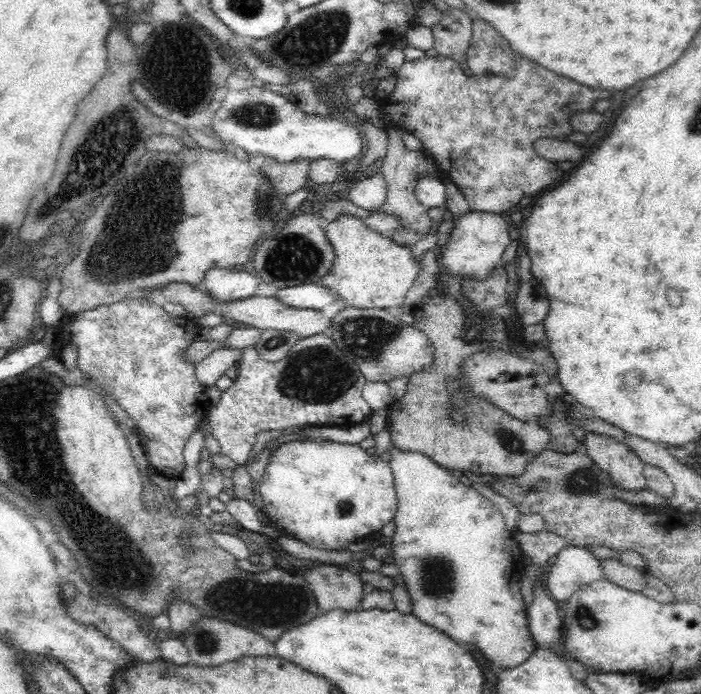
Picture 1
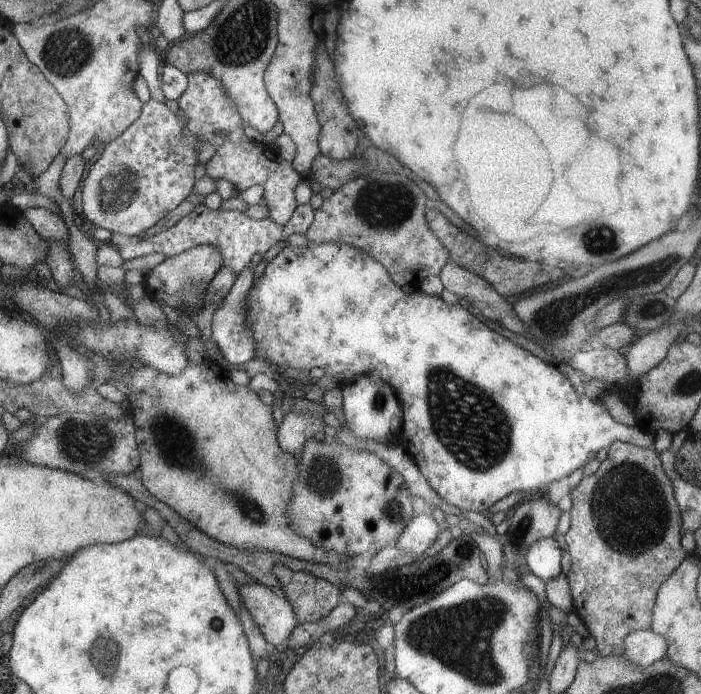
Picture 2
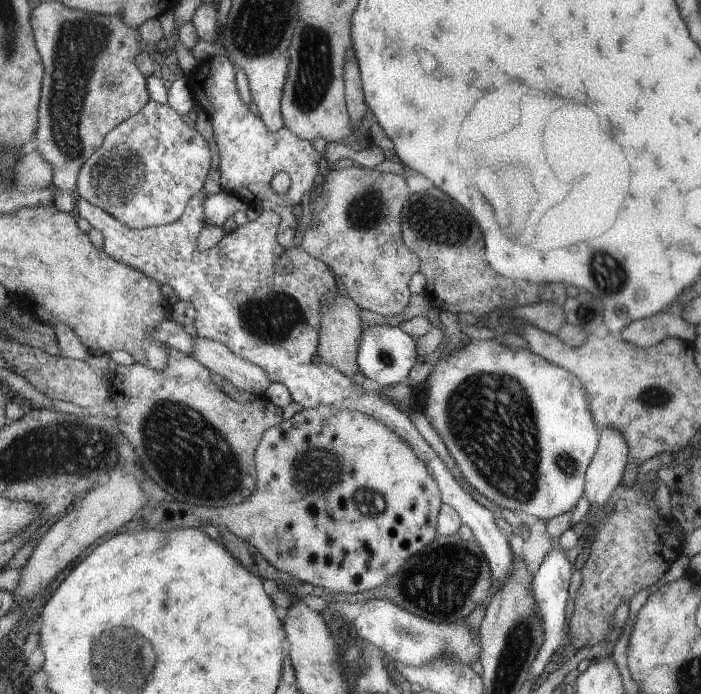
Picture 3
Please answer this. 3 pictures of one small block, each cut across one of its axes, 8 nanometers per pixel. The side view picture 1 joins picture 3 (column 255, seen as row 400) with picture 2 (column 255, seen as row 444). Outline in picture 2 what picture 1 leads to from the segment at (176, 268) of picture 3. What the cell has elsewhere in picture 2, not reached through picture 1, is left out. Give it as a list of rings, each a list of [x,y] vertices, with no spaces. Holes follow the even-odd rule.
[[[203,203],[198,204],[186,216],[177,220],[173,226],[161,230],[153,236],[141,238],[140,235],[126,236],[112,233],[109,243],[118,251],[121,259],[133,259],[142,255],[161,253],[165,257],[180,254],[187,249],[199,244],[211,244],[221,254],[221,266],[230,267],[235,276],[241,274],[254,254],[264,256],[265,253],[278,242],[288,245],[288,236],[291,234],[304,234],[313,221],[314,211],[309,204],[299,205],[287,224],[279,226],[274,224],[268,217],[251,219],[244,213],[235,210],[221,209],[208,210]]]

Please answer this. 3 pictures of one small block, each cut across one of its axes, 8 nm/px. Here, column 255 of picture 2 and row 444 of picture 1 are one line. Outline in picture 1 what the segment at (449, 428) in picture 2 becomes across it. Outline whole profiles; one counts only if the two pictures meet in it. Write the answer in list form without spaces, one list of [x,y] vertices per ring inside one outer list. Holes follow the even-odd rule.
[[[328,440],[286,442],[272,449],[259,482],[263,511],[268,513],[267,523],[285,531],[289,537],[300,540],[308,548],[334,552],[348,549],[352,542],[364,539],[372,532],[380,532],[396,517],[399,501],[396,483],[388,460],[371,455],[359,444],[339,444]]]

